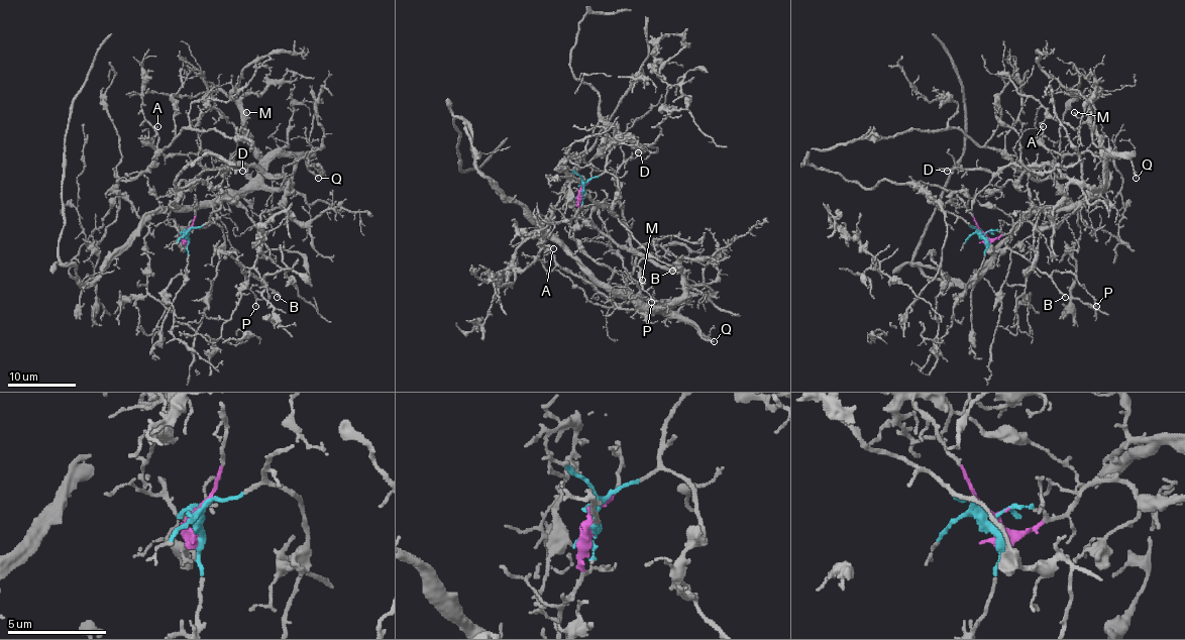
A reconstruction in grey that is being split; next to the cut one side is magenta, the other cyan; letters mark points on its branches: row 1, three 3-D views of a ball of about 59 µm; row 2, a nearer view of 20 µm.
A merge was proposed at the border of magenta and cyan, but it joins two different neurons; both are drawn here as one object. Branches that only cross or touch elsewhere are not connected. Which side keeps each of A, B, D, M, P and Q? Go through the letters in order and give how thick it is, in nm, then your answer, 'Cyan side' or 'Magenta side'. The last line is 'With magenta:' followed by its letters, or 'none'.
A: Thickness 140 nm. Magenta side
B: Thickness 200 nm. Cyan side
D: Thickness 100 nm. Magenta side
M: Thickness 120 nm. Magenta side
P: Thickness 80 nm. Cyan side
Q: Thickness 190 nm. Magenta side
With magenta: A, D, M, Q

